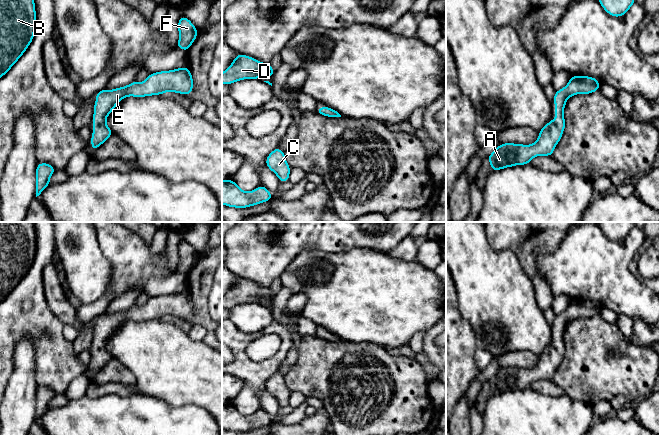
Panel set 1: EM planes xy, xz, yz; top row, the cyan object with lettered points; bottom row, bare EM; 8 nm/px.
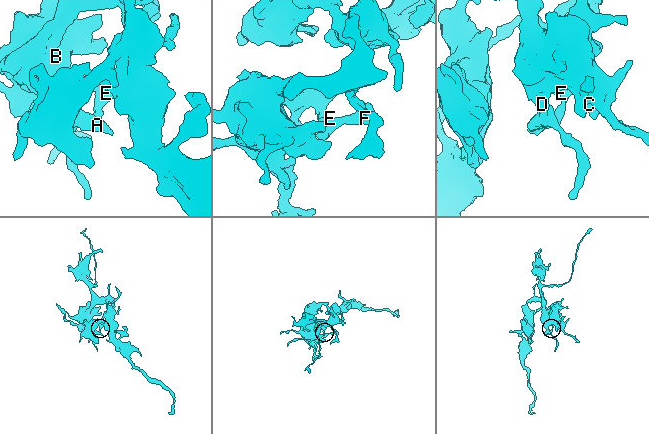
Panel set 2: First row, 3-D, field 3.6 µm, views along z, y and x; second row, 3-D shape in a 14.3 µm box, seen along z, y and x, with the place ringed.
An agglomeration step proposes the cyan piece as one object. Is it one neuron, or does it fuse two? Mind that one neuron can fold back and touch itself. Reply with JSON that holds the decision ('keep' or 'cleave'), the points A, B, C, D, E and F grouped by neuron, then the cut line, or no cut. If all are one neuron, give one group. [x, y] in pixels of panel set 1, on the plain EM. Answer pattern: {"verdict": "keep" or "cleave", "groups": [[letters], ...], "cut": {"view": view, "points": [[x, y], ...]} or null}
{"verdict": "keep", "groups": [["A", "B", "C", "D", "E", "F"]], "cut": null}

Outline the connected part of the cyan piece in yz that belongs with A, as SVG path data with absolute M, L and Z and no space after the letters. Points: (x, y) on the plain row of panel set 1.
M571 300L568 308L555 316L555 343L549 345L540 355L538 363L531 369L503 367L489 380L492 395L515 389L529 388L537 380L552 380L562 362L566 350L563 335L569 321L577 318L591 318L598 315L600 307L590 300Z

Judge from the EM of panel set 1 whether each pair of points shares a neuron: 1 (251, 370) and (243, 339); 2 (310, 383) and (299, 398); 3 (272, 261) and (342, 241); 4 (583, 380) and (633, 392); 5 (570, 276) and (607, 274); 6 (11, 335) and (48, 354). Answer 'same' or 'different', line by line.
1: same
2: different
3: same
4: same
5: same
6: same

